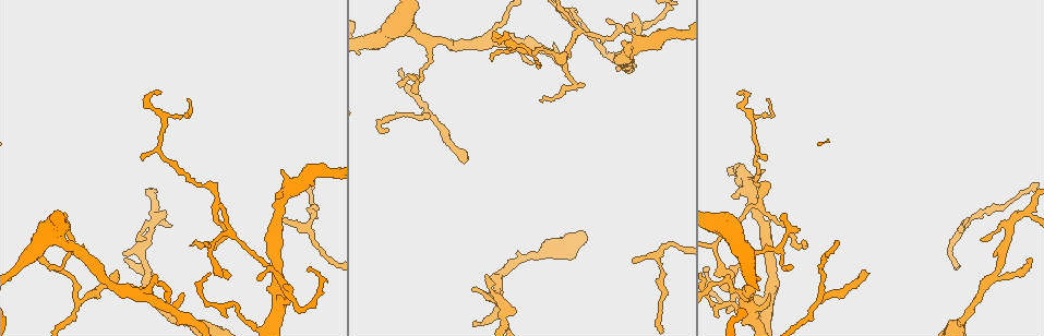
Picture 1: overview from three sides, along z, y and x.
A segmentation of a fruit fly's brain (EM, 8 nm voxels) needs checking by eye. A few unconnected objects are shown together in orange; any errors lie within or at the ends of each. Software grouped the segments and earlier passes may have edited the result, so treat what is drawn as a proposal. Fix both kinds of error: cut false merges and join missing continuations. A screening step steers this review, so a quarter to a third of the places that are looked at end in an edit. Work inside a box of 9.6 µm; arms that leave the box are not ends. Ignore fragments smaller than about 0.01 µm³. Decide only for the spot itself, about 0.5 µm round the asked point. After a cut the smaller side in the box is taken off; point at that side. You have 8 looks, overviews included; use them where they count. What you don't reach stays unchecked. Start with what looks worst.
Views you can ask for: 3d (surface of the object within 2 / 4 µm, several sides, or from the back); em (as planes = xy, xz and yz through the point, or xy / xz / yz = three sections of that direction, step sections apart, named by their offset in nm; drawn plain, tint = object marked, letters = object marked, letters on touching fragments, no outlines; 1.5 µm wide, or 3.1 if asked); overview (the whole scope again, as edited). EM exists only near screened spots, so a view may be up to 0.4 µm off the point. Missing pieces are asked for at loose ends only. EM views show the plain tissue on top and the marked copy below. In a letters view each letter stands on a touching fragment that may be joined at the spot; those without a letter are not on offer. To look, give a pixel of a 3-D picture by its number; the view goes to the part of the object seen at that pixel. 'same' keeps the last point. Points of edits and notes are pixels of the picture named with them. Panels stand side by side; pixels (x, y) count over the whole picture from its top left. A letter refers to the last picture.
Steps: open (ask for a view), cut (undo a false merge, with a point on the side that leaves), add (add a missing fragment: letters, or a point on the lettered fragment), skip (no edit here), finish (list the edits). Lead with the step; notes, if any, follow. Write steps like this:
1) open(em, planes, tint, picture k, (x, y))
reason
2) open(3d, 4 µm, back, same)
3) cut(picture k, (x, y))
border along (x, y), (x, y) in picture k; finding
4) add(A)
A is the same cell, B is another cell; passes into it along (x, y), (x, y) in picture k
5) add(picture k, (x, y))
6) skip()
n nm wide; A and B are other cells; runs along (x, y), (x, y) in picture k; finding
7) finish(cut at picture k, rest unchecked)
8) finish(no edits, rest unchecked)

open(3d, 2 µm, picture 1, (291, 295))

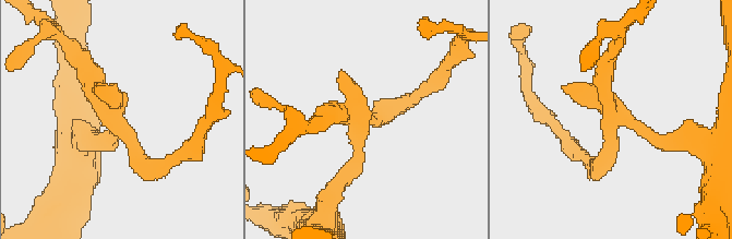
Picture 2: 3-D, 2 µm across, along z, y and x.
open(em, yz, step 4, tint, picture 2, (357, 127))
now the EM

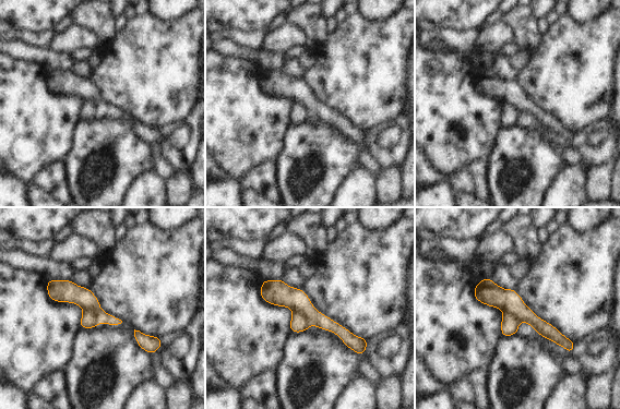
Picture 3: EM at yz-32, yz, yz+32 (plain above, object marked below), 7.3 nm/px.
open(em, planes, letters, same)

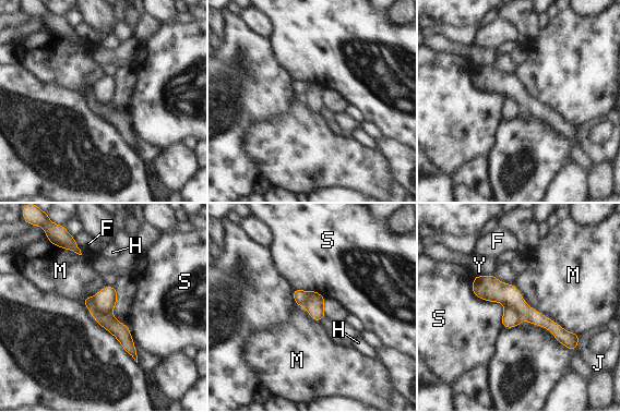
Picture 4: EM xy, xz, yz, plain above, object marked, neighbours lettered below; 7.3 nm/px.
cut(picture 4, (107, 320))
F, H, J, M, S and Y are other cells; the part that leaves runs along (87, 300), (126, 339), (133, 353) in picture 4; a second neuron is stuck on

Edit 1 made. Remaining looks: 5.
open(3d, 4 µm, picture 1, (407, 75))
tapers out

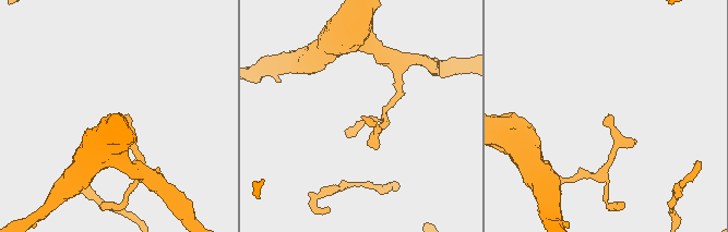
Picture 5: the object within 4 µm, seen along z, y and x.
open(em, planes, letters, picture 5, (364, 115))
shape alone is not enough

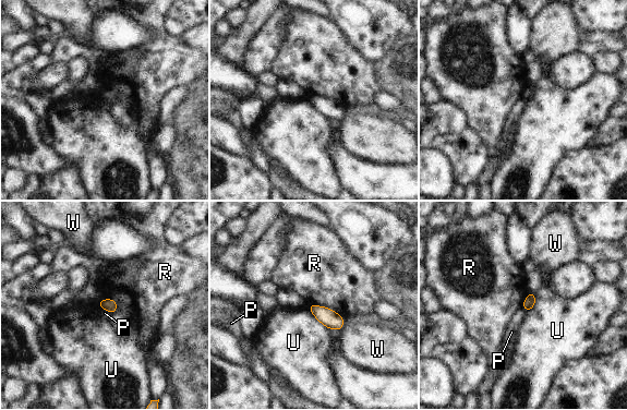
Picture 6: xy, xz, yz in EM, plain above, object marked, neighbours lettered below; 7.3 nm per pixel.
skip()
R touches over 280 nm; P, R, U and W are other cells; none of them fits

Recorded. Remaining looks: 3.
open(3d, 4 µm, back, picture 1, (995, 277))
side arm on a straight run

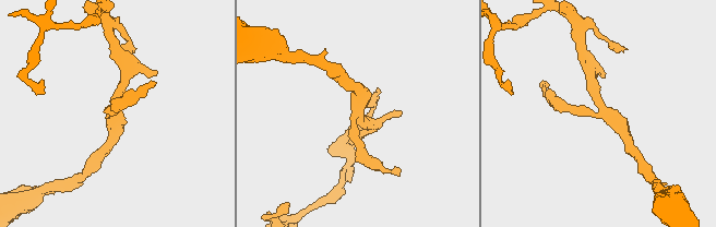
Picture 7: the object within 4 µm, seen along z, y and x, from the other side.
open(em, planes, tint, picture 7, (111, 116))
3 arms; arms of 170, 190, 200 nm

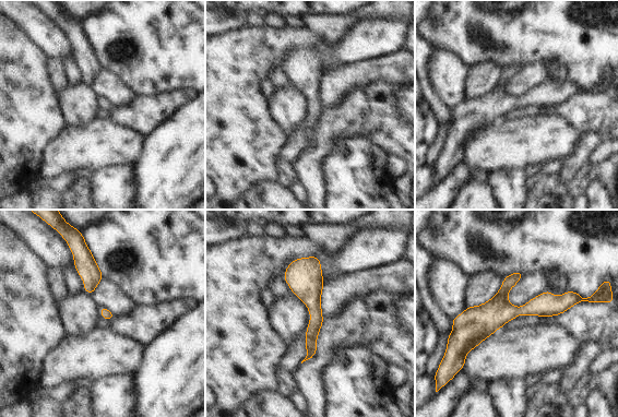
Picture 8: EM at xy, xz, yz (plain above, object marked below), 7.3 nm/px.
open(em, planes, letters, same)
what lies round it

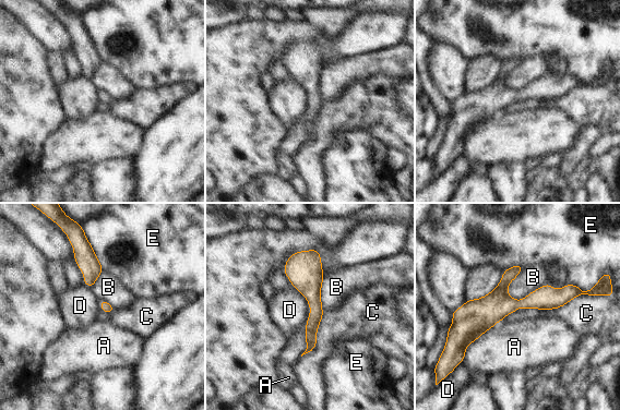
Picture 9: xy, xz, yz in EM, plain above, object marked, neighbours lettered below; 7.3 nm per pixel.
skip()
80 nm wide; A, B, C, D and E are other cells; all the same neuron

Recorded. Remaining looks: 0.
finish(cut at picture 4, rest unchecked)

